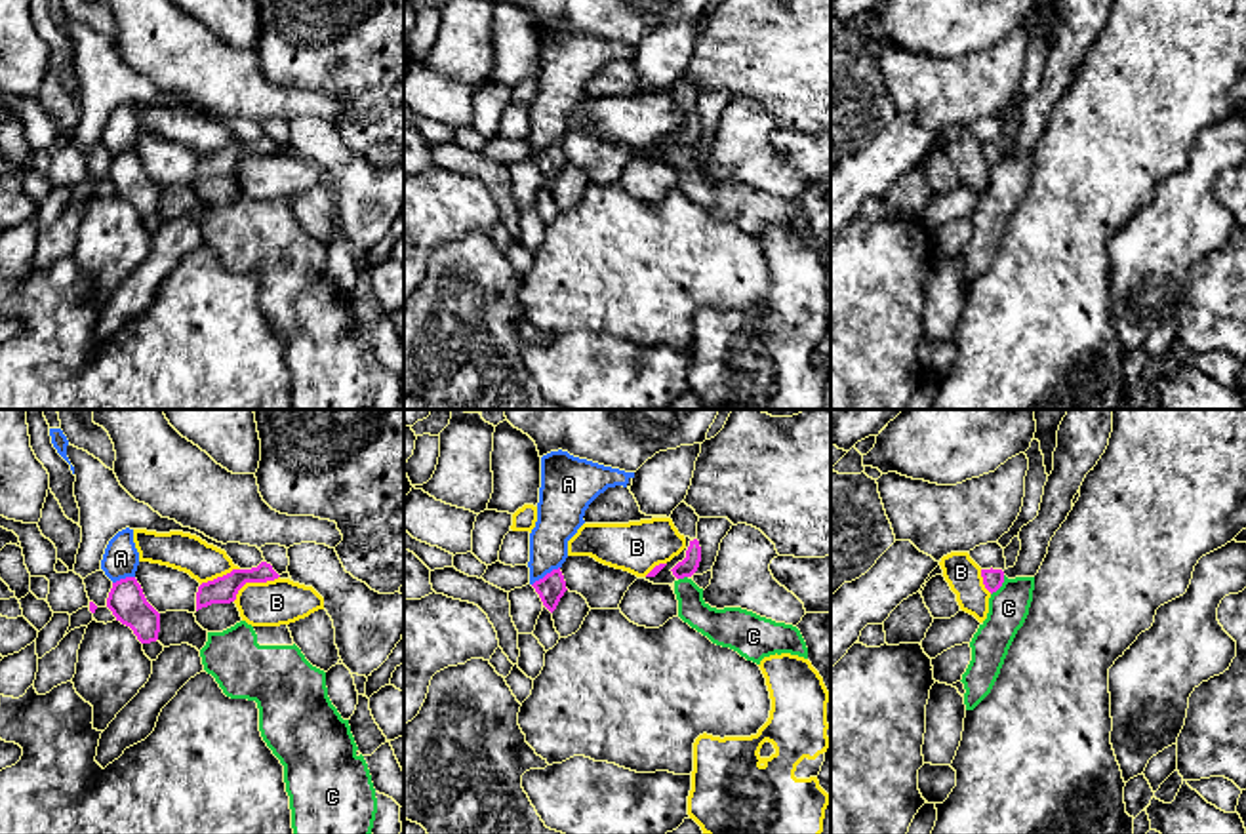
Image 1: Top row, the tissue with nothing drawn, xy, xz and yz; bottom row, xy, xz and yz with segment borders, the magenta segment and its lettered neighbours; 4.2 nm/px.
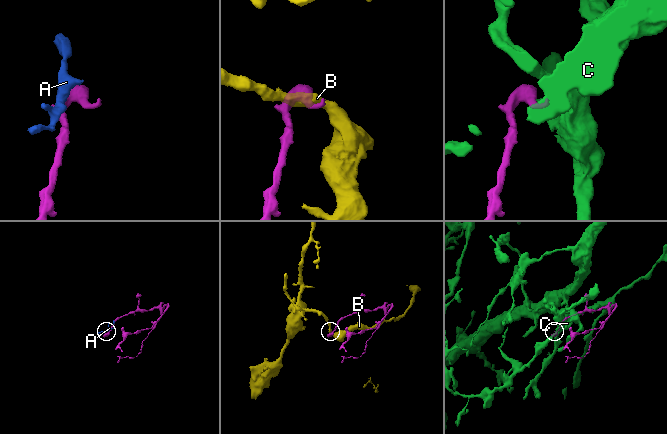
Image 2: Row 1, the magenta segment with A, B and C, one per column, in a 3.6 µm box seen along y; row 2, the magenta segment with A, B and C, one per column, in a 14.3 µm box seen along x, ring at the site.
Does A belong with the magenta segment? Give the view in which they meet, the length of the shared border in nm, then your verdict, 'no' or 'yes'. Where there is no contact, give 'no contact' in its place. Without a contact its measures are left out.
xz | 150 nm | no

